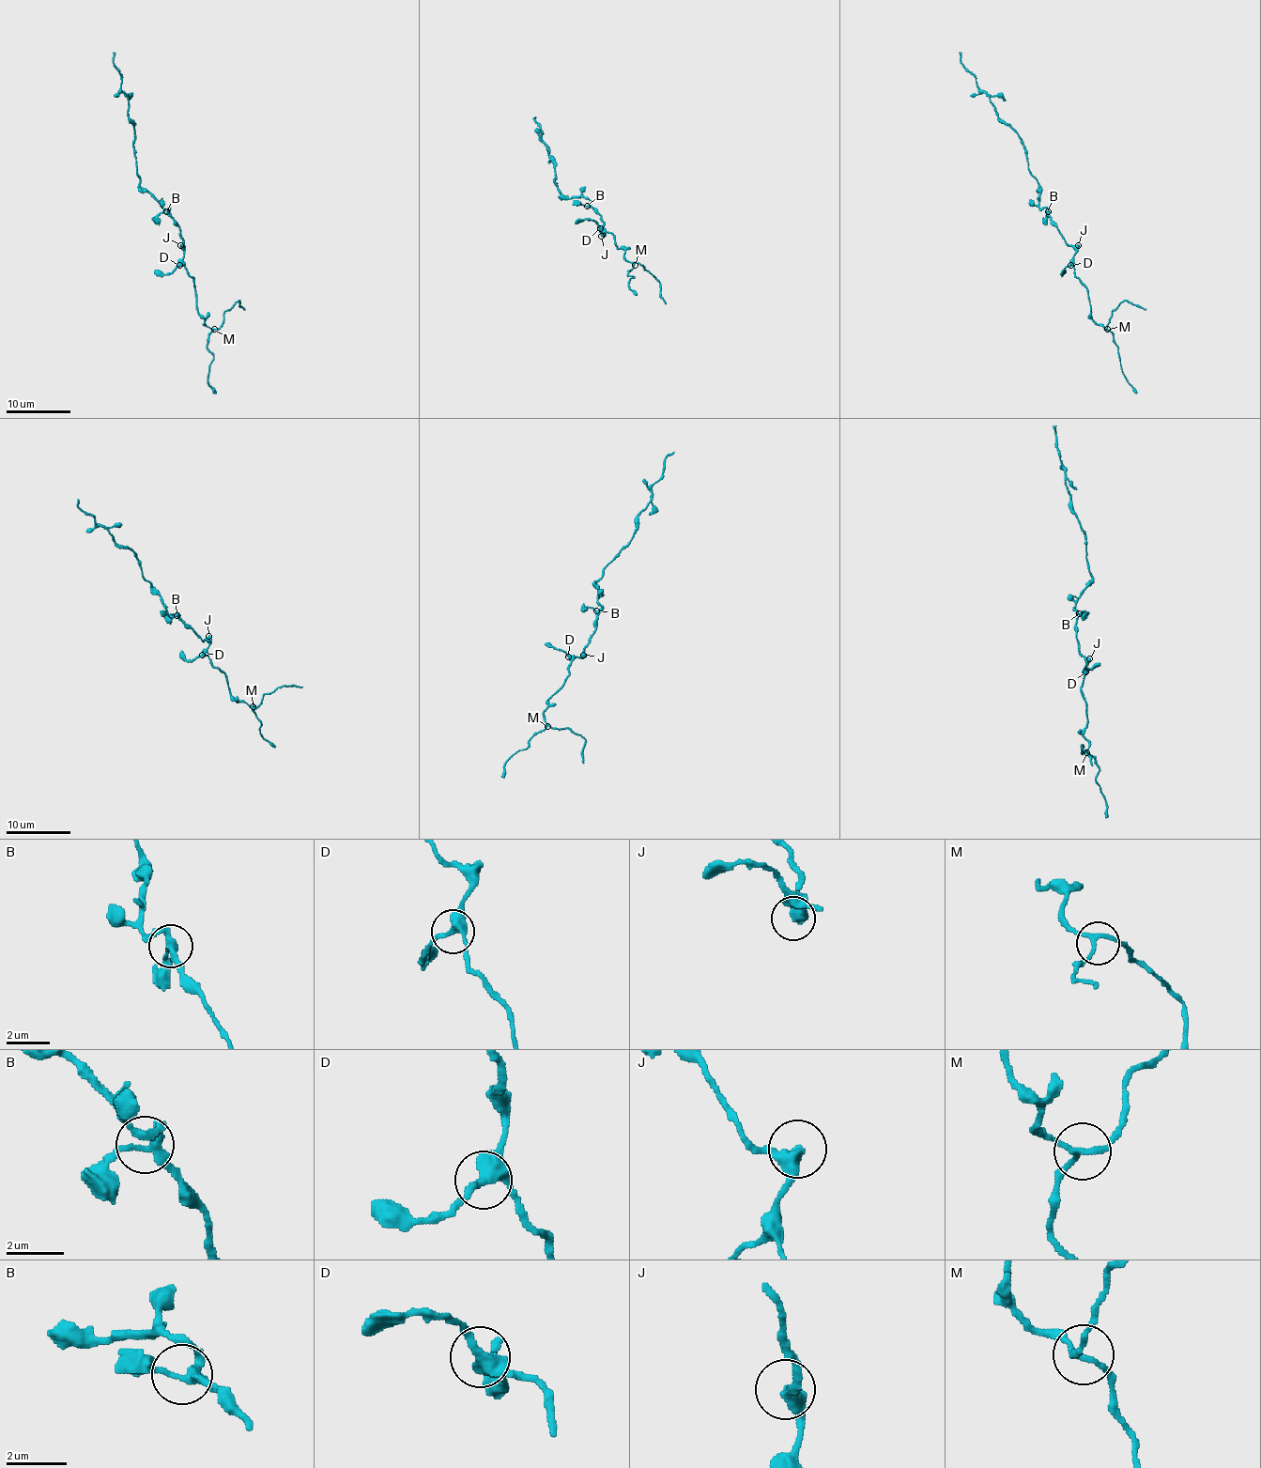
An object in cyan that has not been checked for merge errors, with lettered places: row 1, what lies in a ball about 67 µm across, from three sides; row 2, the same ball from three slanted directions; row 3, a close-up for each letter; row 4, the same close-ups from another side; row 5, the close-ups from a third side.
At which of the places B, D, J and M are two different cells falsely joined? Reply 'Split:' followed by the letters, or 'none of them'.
Split: none of them

